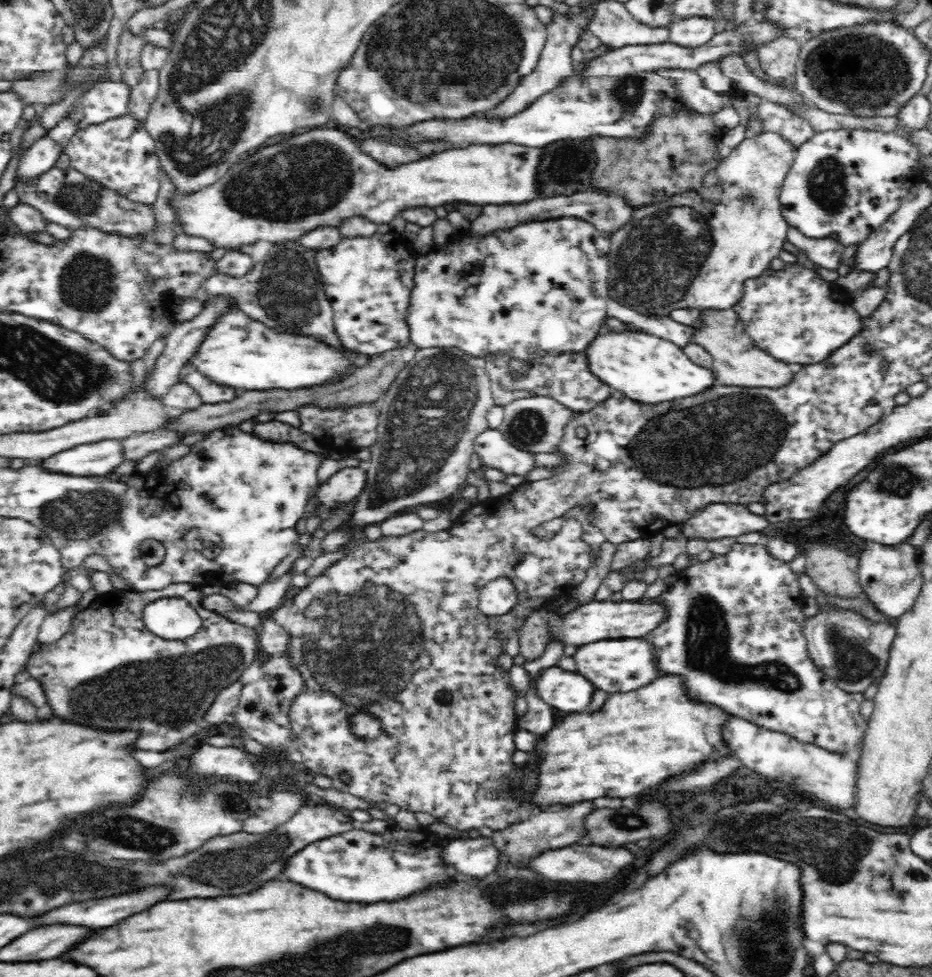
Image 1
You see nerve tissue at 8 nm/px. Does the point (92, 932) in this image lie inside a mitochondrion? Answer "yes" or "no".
no

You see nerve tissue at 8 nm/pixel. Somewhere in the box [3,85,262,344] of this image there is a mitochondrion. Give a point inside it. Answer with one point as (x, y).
(88, 282)

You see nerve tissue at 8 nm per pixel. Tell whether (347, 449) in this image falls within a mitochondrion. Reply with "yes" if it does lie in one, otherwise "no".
no

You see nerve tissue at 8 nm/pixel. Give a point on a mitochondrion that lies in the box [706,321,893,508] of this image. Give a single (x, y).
(869, 349)

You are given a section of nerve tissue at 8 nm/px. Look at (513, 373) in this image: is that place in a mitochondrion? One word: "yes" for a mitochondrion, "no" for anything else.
yes

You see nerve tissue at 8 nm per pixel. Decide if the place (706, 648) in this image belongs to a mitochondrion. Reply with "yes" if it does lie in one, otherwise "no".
yes

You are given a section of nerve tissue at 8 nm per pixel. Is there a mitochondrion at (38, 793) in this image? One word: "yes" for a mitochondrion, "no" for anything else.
no

